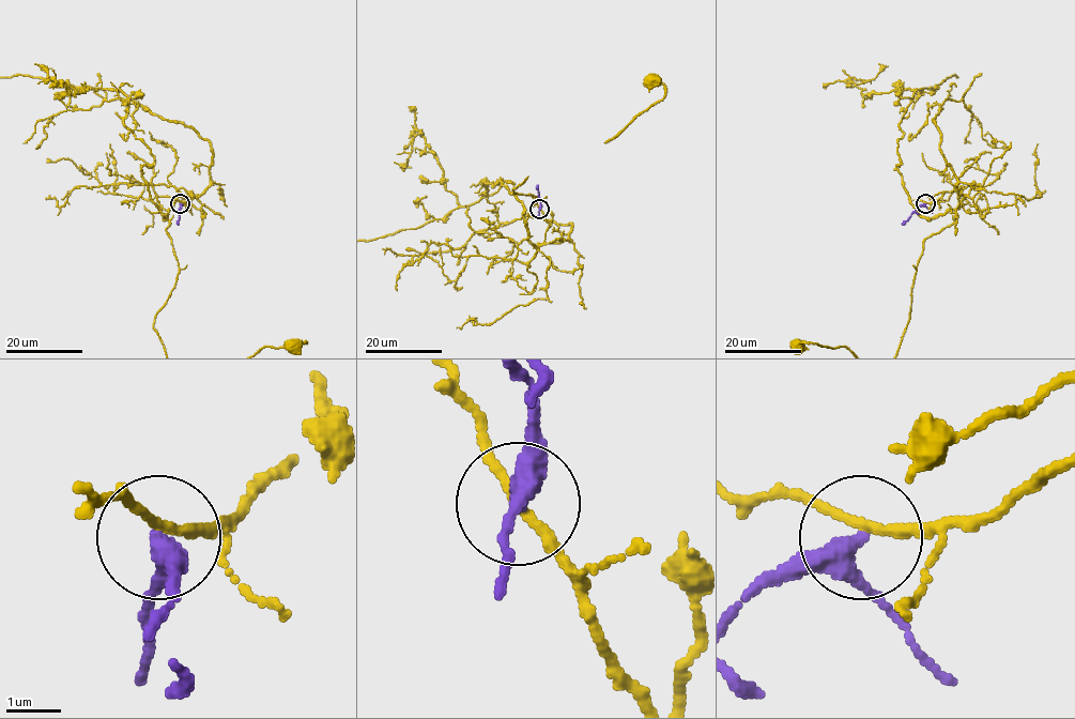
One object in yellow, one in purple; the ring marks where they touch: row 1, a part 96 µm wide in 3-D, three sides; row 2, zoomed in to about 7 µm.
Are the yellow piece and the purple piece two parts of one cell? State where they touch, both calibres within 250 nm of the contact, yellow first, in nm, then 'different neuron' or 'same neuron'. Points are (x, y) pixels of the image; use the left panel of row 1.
at (180, 203); 170 nm thick on the yellow side, 340 nm on the other; different neuron

